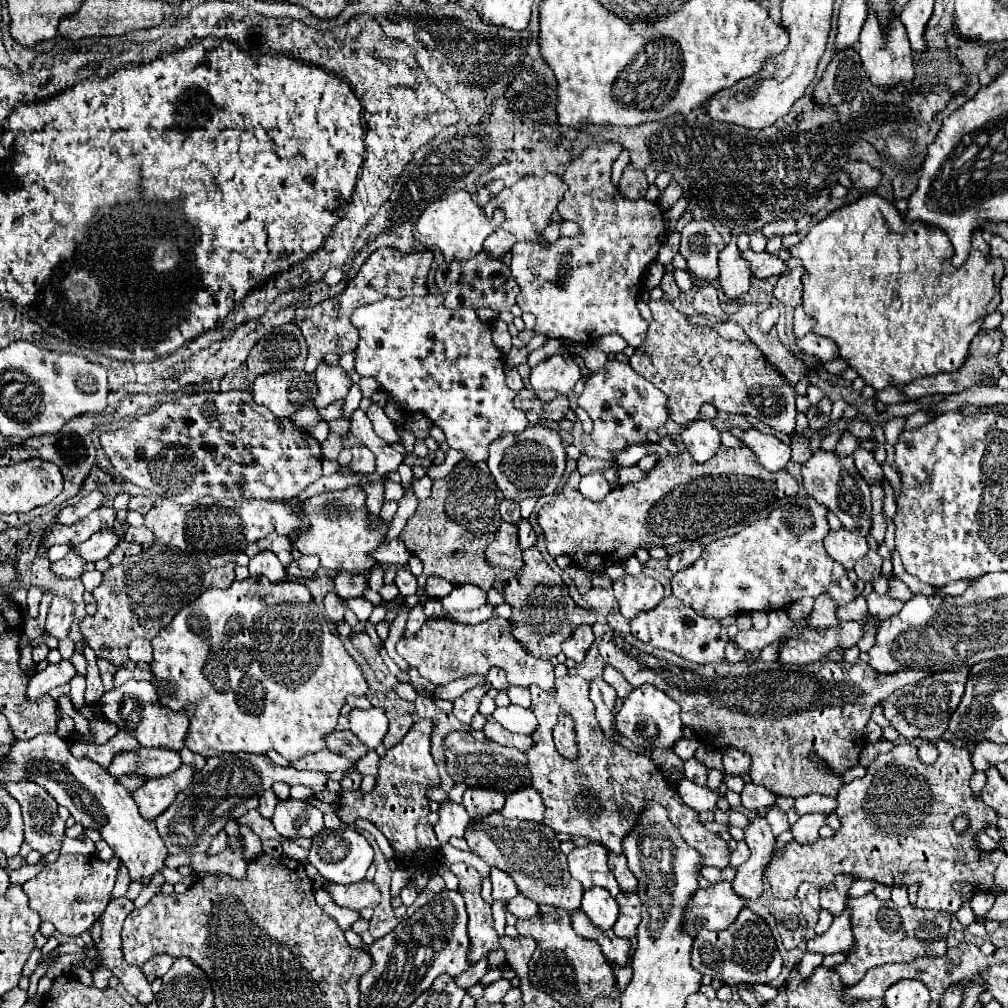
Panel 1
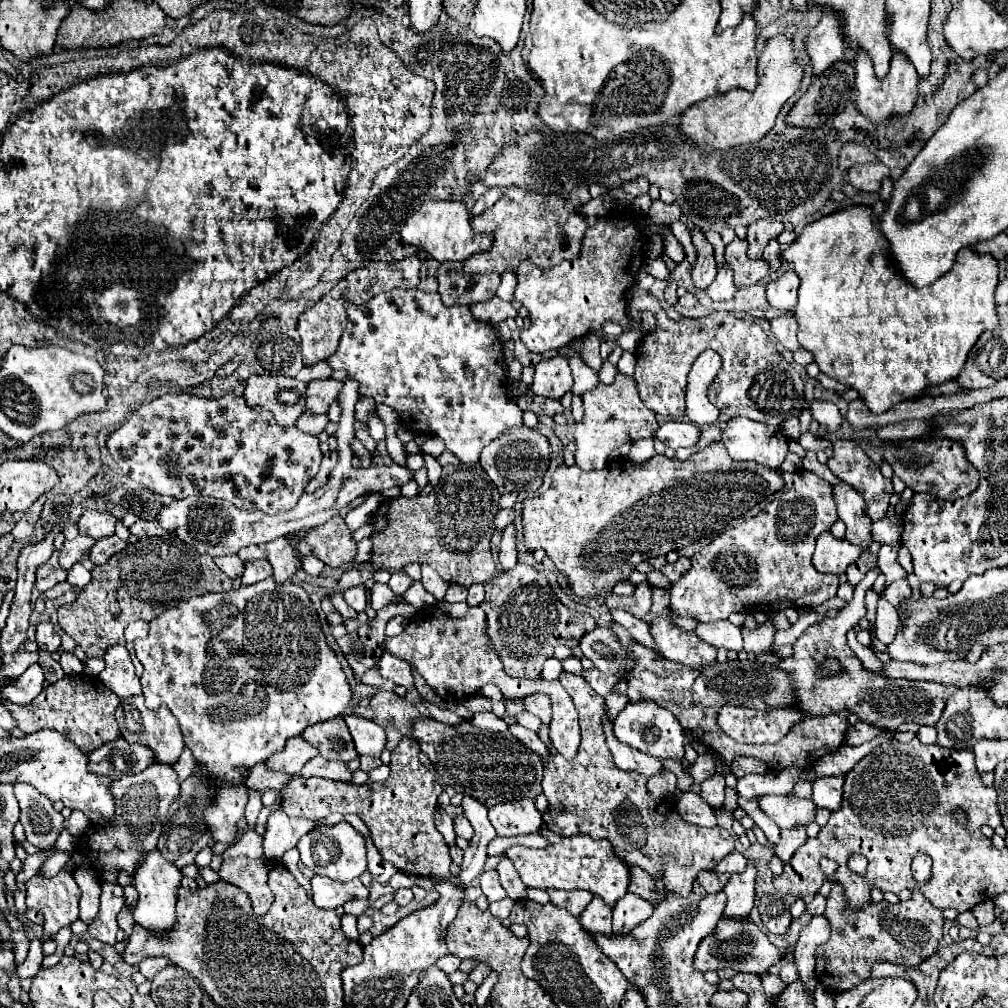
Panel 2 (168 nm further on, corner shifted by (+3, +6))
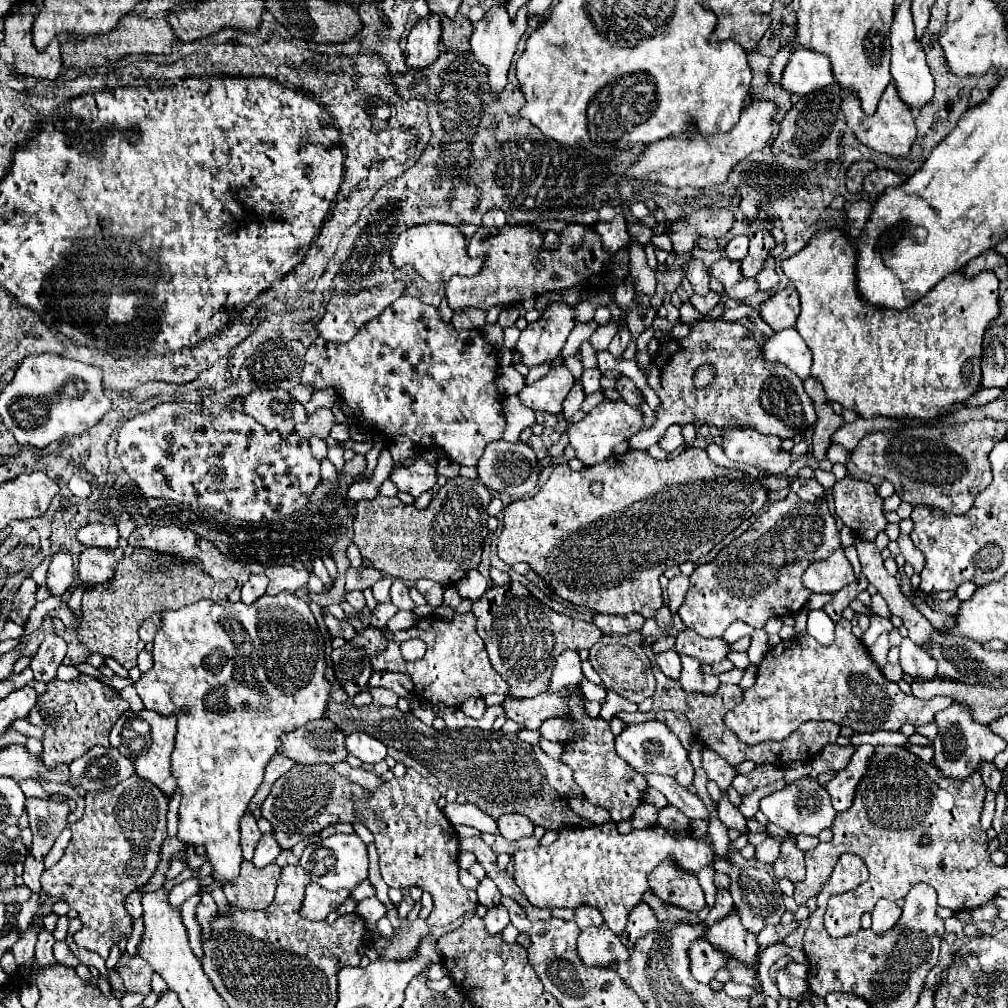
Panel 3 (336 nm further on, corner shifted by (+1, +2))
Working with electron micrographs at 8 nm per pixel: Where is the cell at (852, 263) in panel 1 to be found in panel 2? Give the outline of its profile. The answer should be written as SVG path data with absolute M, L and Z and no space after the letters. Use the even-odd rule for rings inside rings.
M849 206L849 208L837 210L833 214L827 214L827 216L819 218L811 224L807 224L803 228L803 232L799 234L799 238L783 250L783 258L793 262L793 270L797 272L797 276L801 280L799 302L795 306L795 318L797 318L797 324L799 324L797 338L799 338L801 346L815 356L815 362L817 362L817 366L821 368L823 374L835 378L837 382L843 382L843 384L855 388L859 392L859 396L865 400L865 404L871 408L871 412L875 412L875 414L885 412L887 408L899 404L905 398L921 396L927 386L937 386L937 384L955 380L959 376L963 364L965 364L965 358L967 358L969 350L975 346L979 336L987 330L997 328L997 312L995 312L993 292L999 284L999 278L997 278L999 268L997 268L997 260L991 254L979 254L973 248L961 248L959 254L957 254L957 264L951 268L951 272L943 274L939 280L935 280L929 286L915 288L909 280L905 280L905 276L897 270L895 262L891 260L887 238L883 236L883 232L879 232L879 226L873 222L873 208L871 206Z

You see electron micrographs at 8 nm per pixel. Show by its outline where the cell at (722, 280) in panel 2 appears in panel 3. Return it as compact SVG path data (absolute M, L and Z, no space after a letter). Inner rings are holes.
M709 292L707 296L693 294L693 296L689 298L689 304L691 304L699 314L707 314L707 312L711 312L711 310L717 306L719 298L721 298L721 294L715 294L715 292Z

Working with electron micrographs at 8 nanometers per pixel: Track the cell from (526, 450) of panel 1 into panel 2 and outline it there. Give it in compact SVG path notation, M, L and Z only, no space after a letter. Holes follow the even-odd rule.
M519 426L519 428L509 428L507 432L503 432L503 436L495 438L487 448L483 448L479 462L501 494L521 492L521 490L535 492L541 488L543 476L549 468L549 458L551 458L549 454L551 454L549 440L539 430Z

